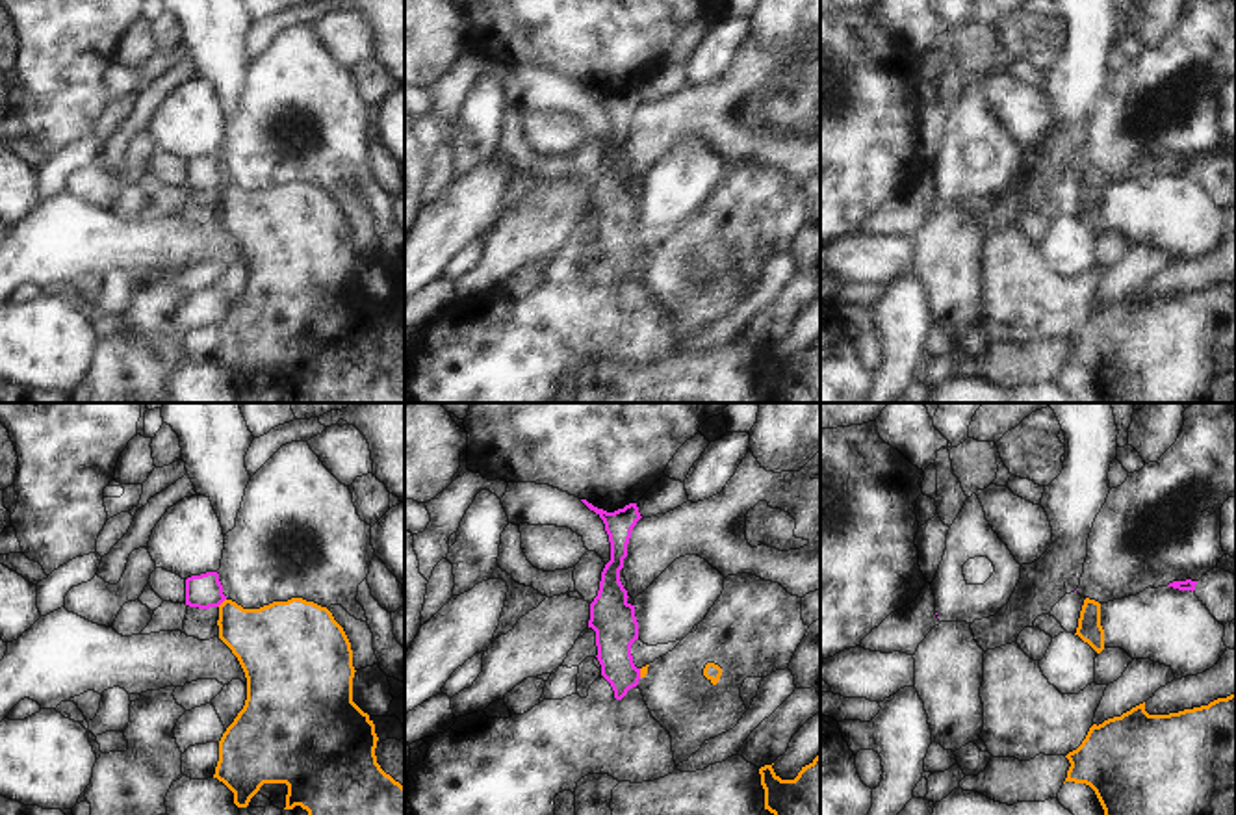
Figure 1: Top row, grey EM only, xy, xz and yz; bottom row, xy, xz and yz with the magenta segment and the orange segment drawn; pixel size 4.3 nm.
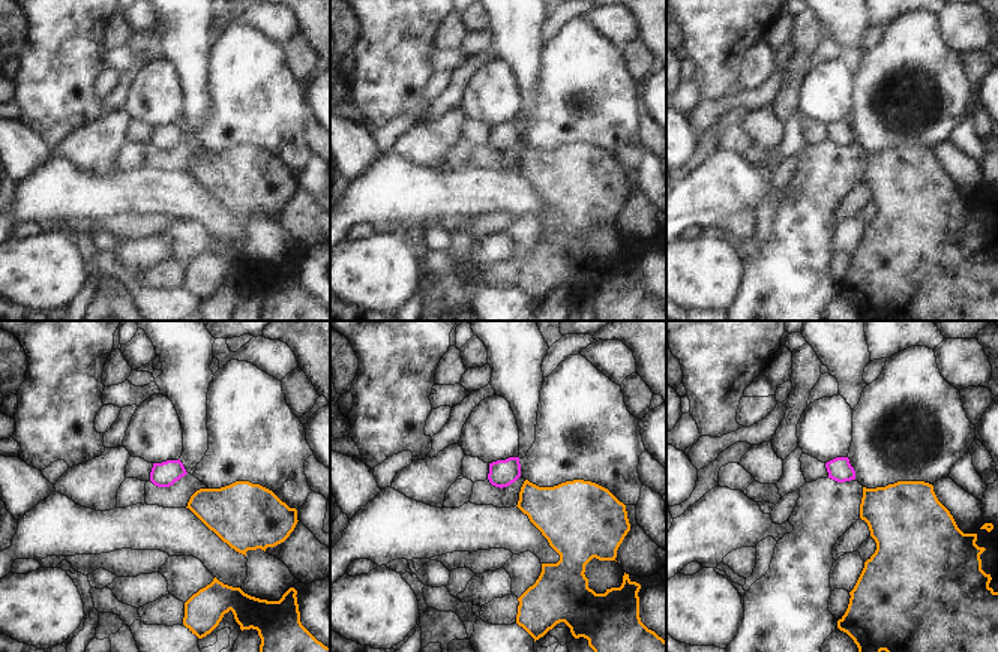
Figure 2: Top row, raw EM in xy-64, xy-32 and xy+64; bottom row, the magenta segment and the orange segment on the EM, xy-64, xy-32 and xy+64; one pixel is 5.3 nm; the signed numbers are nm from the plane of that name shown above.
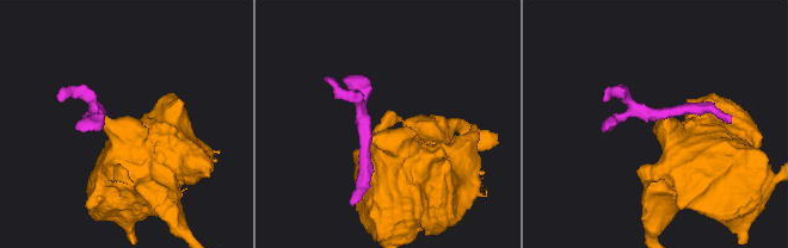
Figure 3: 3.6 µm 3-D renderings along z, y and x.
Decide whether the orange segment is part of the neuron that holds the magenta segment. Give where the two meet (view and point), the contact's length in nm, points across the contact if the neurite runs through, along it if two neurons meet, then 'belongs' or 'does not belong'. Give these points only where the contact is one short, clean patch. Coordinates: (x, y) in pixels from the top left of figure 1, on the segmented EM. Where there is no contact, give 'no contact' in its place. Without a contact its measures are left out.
xy (221, 602) | 50 nm | along xy (225, 598), (218, 606) | does not belong

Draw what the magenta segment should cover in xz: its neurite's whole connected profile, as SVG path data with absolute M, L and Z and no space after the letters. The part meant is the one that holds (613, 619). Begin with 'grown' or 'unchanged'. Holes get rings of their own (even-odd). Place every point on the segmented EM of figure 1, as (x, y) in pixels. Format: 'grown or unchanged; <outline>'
unchanged; M586 499L581 501L603 520L611 542L611 561L601 572L598 596L590 603L588 627L596 631L601 676L611 683L614 698L622 700L640 679L640 668L631 655L631 644L638 639L638 622L635 605L627 602L627 590L620 581L620 570L627 557L631 531L642 516L637 503L607 512Z

